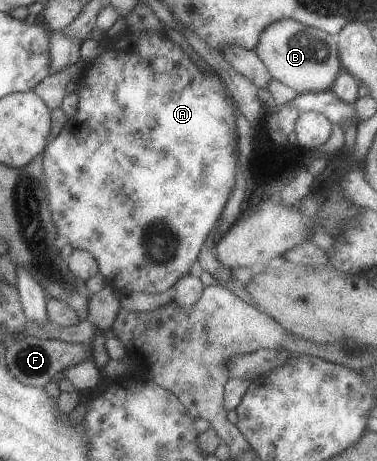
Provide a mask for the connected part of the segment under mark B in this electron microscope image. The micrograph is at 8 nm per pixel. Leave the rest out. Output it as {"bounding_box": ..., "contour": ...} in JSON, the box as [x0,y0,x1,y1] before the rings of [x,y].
{"bounding_box":[255,19,344,95],"contour":[[[283,19],[272,23],[260,37],[260,45],[255,51],[266,63],[274,80],[297,95],[320,93],[333,88],[336,79],[344,70],[336,36],[302,25],[296,19]]]}

